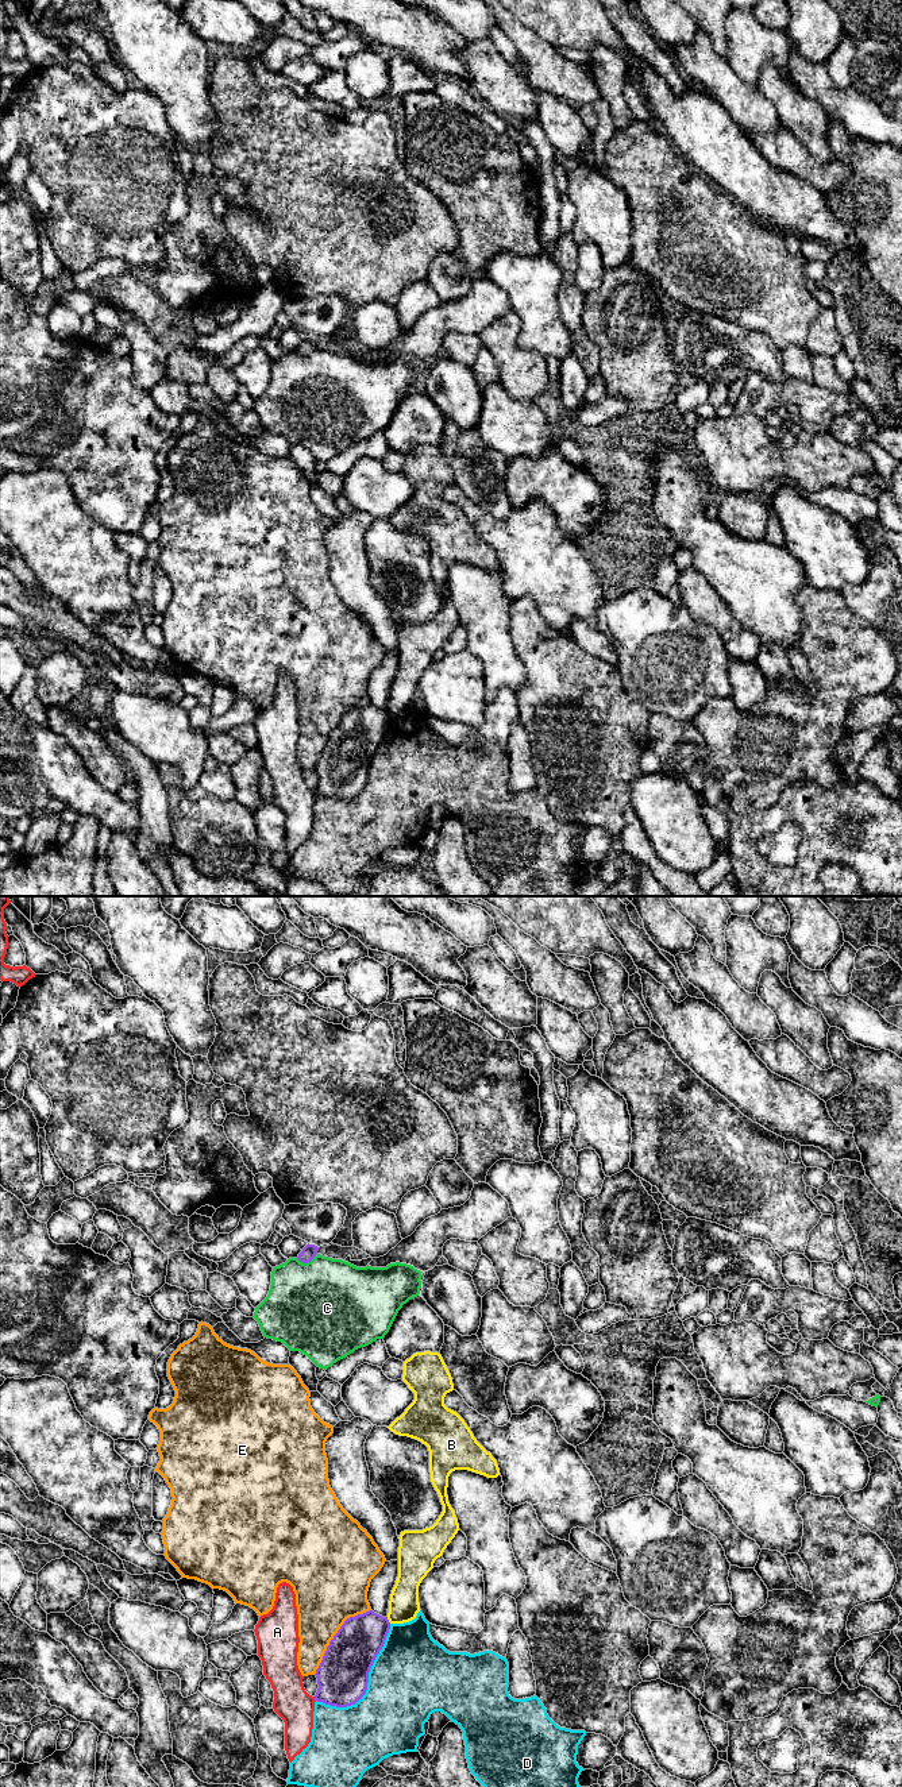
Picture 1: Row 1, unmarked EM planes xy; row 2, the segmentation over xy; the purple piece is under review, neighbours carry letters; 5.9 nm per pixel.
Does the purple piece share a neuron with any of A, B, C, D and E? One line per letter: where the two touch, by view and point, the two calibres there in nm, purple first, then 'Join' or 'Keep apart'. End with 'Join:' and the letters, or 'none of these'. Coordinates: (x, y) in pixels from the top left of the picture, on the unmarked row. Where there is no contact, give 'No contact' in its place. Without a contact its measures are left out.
A: Touches purple at xy (315, 792). Thickness 300 nm (purple) against 220 nm. Keep apart
B: Touches purple at xy (388, 713). Thickness 280 nm (purple) against 180 nm. Keep apart
C: Touches purple at xy (307, 355). Thickness 90 nm (purple) against 500 nm. Keep apart
D: Touches purple at xy (367, 775). Thickness 300 nm (purple) against 480 nm. Keep apart
E: Touches purple at xy (335, 728). Thickness 300 nm (purple) against 380 nm. Keep apart
Join: none of these

